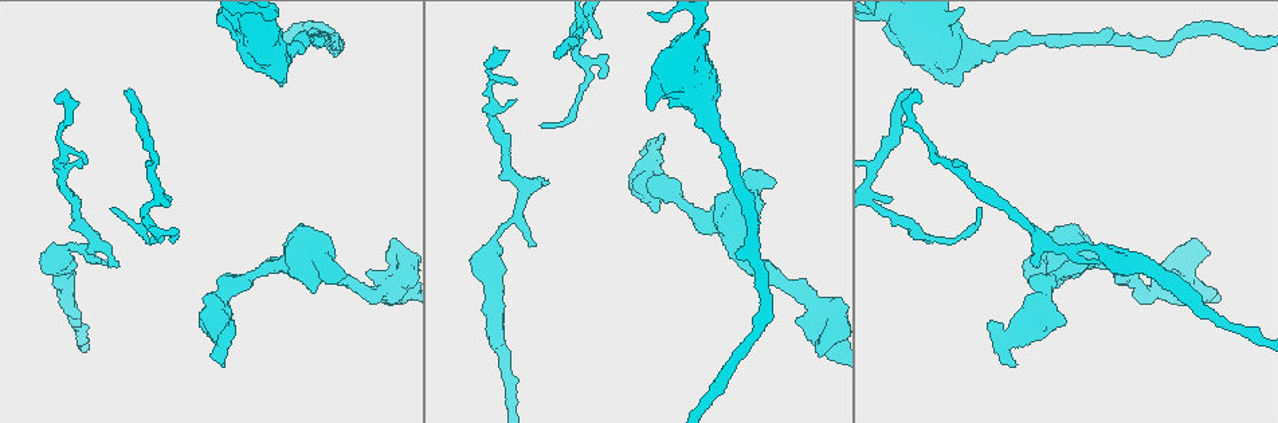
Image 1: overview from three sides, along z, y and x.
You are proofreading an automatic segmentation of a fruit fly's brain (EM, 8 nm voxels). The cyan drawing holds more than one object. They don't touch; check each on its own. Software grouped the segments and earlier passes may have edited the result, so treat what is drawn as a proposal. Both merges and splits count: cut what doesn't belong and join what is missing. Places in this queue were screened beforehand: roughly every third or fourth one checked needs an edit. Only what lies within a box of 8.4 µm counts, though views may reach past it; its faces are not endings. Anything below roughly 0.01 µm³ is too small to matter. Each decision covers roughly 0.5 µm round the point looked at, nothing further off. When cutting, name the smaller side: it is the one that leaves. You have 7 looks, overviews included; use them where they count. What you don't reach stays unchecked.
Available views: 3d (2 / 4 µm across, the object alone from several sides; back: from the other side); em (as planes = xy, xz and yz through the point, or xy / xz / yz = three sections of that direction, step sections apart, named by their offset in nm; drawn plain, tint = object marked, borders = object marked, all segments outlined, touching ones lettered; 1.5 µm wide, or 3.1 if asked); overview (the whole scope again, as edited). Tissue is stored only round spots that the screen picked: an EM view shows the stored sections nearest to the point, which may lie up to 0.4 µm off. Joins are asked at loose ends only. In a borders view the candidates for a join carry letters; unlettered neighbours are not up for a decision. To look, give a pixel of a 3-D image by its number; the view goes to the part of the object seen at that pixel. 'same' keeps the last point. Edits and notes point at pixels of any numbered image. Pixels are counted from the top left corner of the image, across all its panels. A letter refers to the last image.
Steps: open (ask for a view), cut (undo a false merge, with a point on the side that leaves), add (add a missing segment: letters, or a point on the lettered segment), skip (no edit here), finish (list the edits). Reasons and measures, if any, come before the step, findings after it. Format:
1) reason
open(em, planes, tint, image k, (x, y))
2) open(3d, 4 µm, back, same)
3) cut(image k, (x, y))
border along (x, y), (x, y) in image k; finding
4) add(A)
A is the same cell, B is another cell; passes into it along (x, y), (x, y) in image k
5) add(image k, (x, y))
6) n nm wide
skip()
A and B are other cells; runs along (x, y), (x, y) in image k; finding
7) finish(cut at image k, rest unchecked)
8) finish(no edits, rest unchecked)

an open end
open(3d, 4 µm, image 1, (1038, 267))

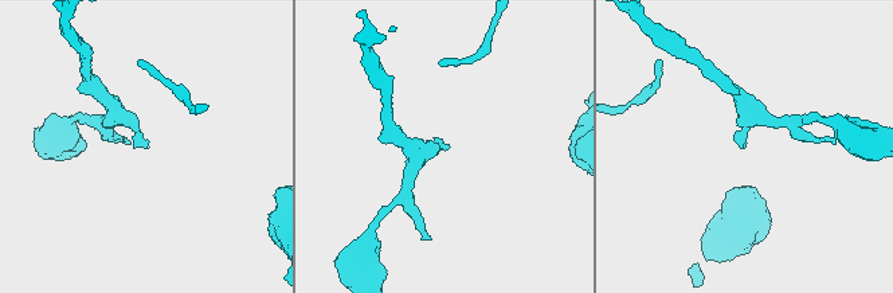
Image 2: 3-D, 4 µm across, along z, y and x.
open(em, yz, step 4, borders, image 2, (140, 146))

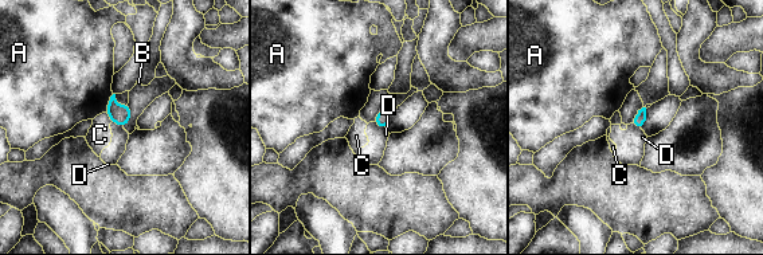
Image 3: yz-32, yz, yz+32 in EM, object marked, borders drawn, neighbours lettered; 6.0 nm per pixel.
A touches over 130 nm
skip()
A, B, C and D are other cells; border along (374, 121), (378, 126), (386, 129) in image 3; no lettered segment goes on from it

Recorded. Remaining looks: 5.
branch stops here
open(em, xz, step 8, borders, image 1, (1014, 367))

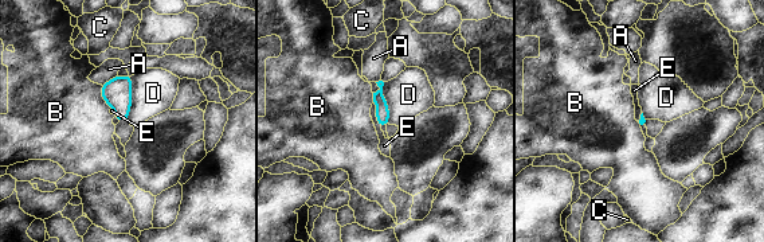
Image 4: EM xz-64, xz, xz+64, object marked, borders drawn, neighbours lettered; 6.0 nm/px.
skip()
A, B, C, D and E are other cells; border along (373, 101), (376, 121), (380, 128) in image 4; no lettered segment goes on from it

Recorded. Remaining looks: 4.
calibre changes
open(3d, 4 µm, image 1, (943, 71))

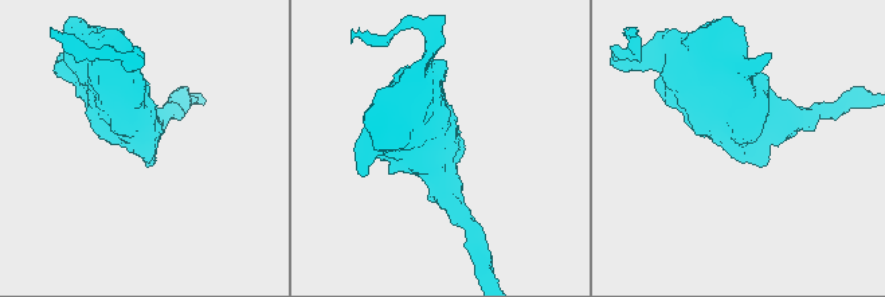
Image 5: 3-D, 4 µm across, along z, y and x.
shape alone is not enough
open(em, planes, tint, image 5, (747, 144))

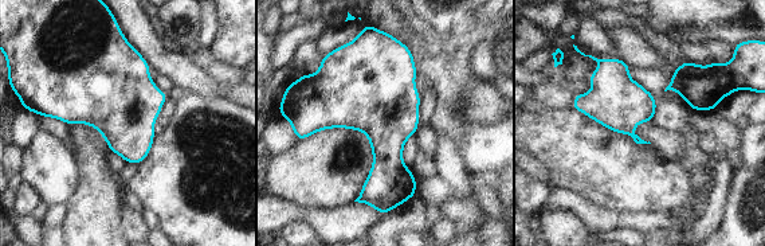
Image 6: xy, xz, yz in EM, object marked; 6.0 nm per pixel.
what lies round it
open(em, planes, borders, same)

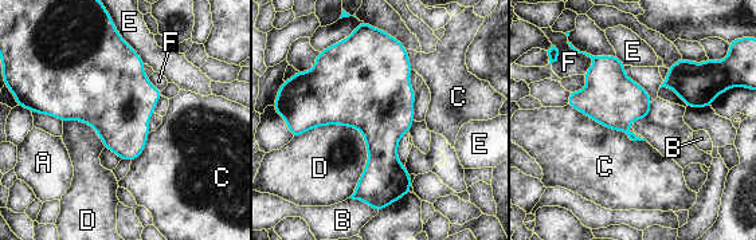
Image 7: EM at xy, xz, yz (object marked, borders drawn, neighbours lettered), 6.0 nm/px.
460 nm wide
skip()
A, B, C, D, E and F are other cells; border along (293, 137), (353, 126), (355, 192) in image 7; one cell here

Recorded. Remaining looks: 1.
finish(no edits, rest unchecked)

